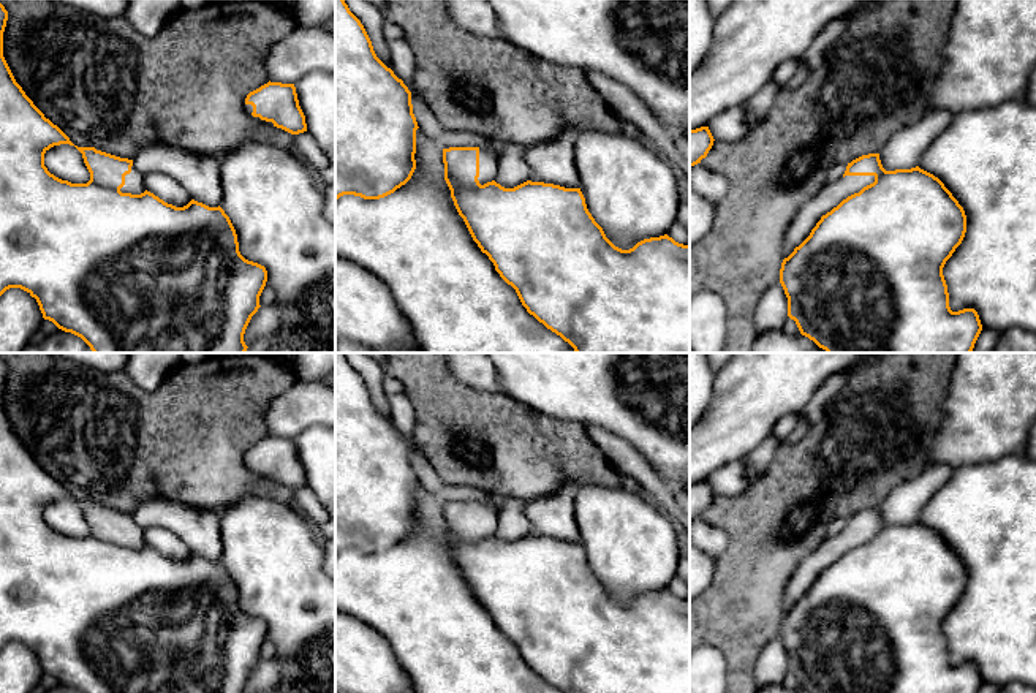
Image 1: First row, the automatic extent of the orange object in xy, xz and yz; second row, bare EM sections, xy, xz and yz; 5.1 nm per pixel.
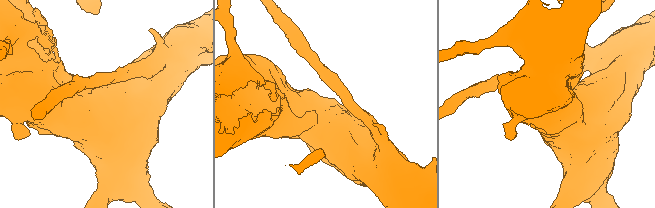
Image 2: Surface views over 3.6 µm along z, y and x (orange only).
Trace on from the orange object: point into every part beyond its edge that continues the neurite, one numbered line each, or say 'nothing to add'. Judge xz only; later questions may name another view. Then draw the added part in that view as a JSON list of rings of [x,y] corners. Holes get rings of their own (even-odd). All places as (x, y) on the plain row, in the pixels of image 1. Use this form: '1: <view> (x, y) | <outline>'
1: xz (487, 510) | [[[489,495],[487,502],[479,502],[479,532],[478,535],[481,540],[495,535],[498,509],[503,502],[505,502],[503,497],[493,497],[493,495]]]

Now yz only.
1: yz (832, 548) | [[[845,530],[835,536],[827,536],[821,546],[805,557],[792,573],[783,600],[783,614],[799,601],[821,574],[822,570],[837,562],[848,551],[859,547],[875,536],[875,530]]]

